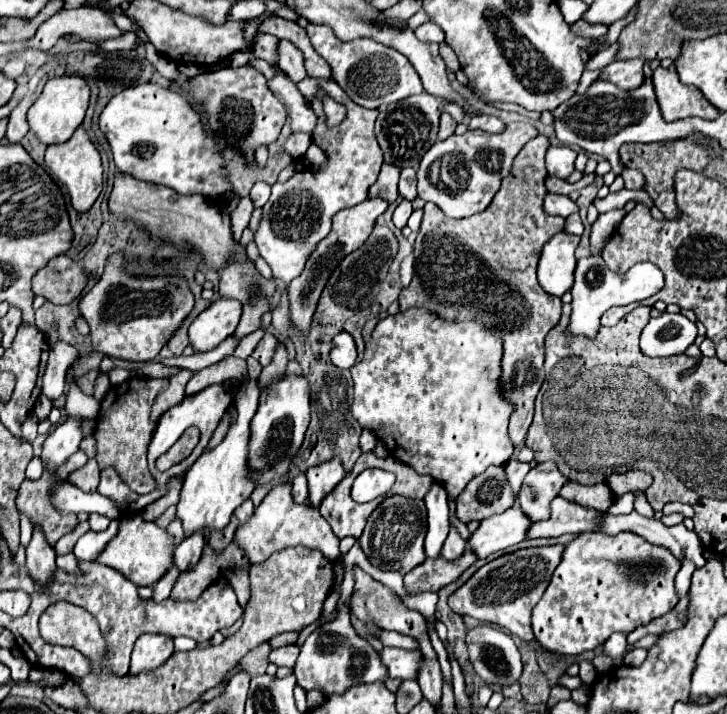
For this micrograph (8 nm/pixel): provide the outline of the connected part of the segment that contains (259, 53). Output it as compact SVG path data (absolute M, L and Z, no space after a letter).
M262 34L256 40L254 56L266 60L272 66L276 66L278 64L278 38L276 36L270 36L270 34Z

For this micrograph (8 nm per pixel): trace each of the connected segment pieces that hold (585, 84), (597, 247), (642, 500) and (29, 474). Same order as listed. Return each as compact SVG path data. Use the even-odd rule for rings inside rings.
M600 69L595 71L584 71L580 79L580 84L578 85L578 88L576 90L576 94L584 94L584 92L586 92L590 84L592 84L592 82L599 77L600 73Z
M614 208L606 214L600 214L600 218L594 222L592 232L590 232L590 244L592 244L594 252L602 252L604 240L610 238L610 234L614 234L614 230L620 226L624 214L626 214L624 208Z
M636 494L634 508L636 508L638 514L642 514L642 516L646 516L646 518L652 518L652 516L654 516L654 510L652 510L652 506L646 502L646 496L644 496L644 494Z
M34 456L26 468L26 478L30 480L37 480L42 476L43 471L44 467L40 458Z

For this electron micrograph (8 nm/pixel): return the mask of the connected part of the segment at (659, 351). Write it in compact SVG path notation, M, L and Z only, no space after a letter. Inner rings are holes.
M664 312L652 318L640 334L640 350L650 358L682 354L696 338L696 324L682 314Z

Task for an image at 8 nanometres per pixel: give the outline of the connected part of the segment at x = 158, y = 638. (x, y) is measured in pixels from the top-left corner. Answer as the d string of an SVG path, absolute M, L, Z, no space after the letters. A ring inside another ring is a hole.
M164 634L140 636L132 652L130 674L138 674L142 670L156 670L172 656L172 652L174 652L174 644L170 636L164 636Z

